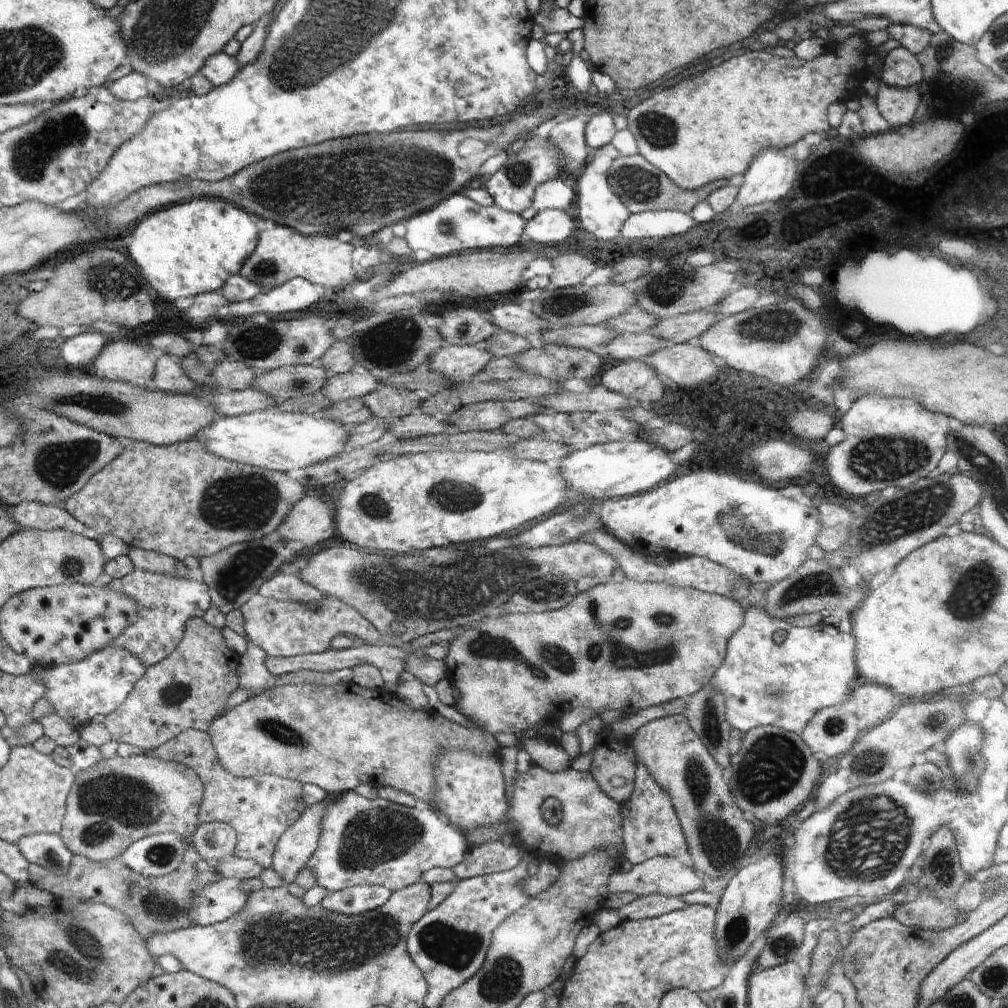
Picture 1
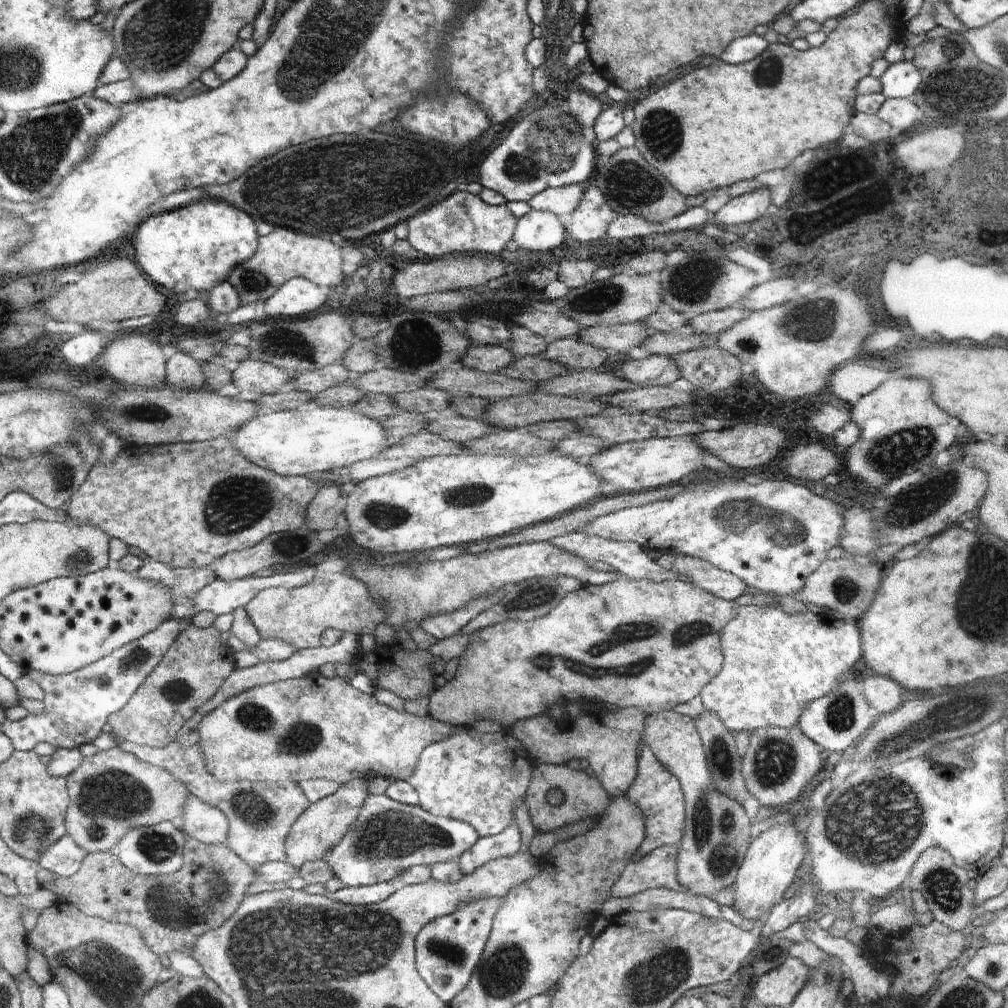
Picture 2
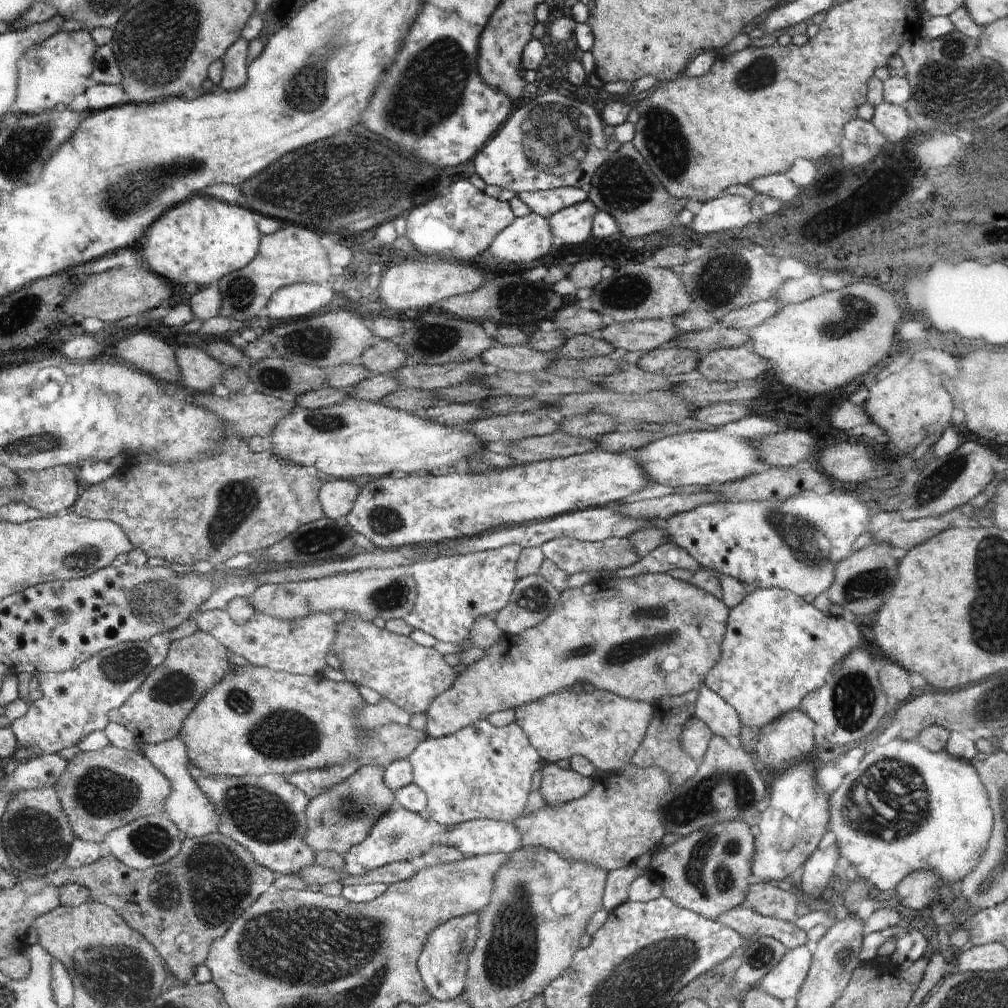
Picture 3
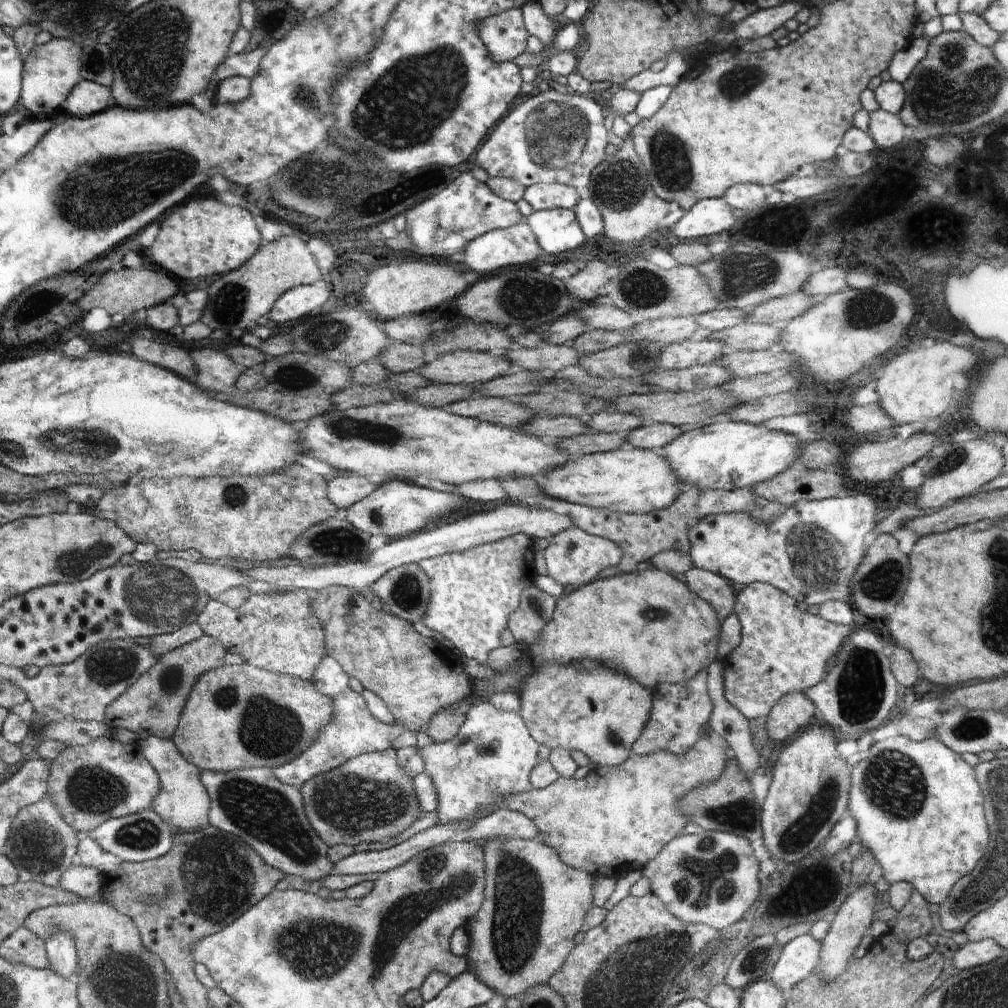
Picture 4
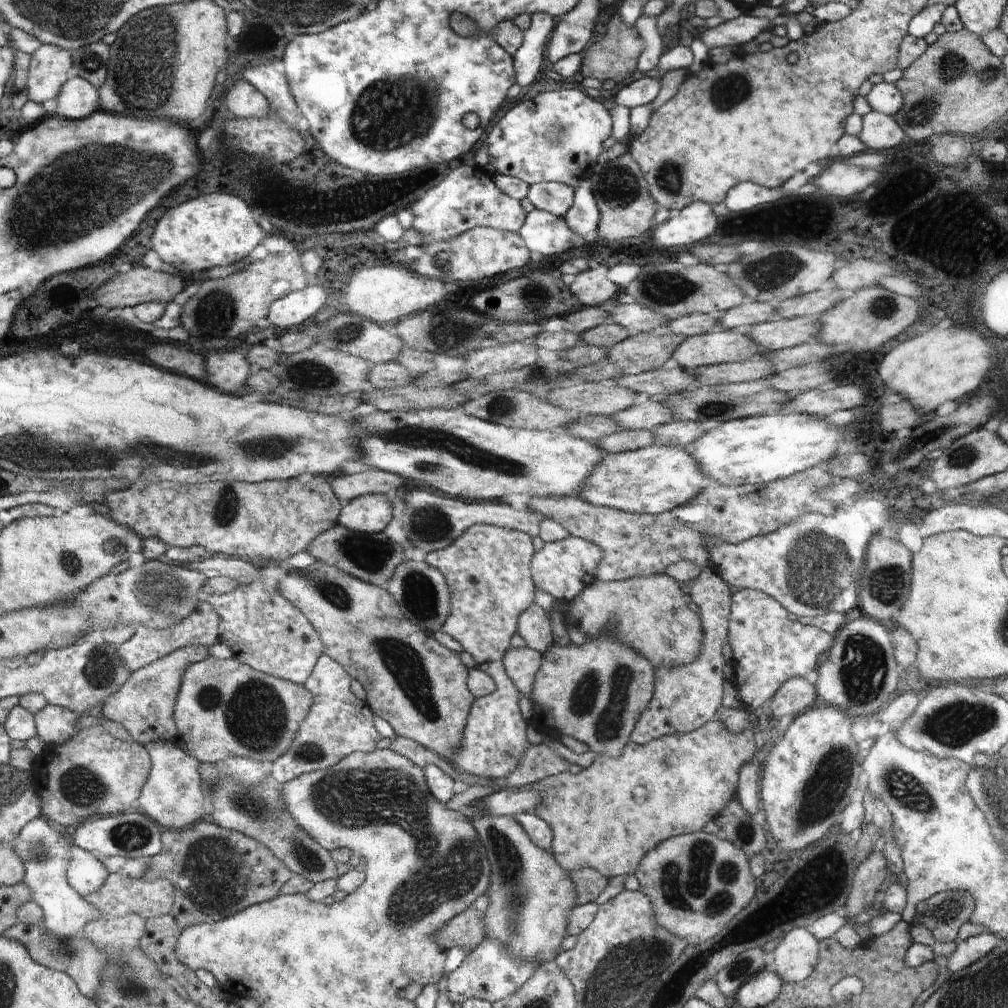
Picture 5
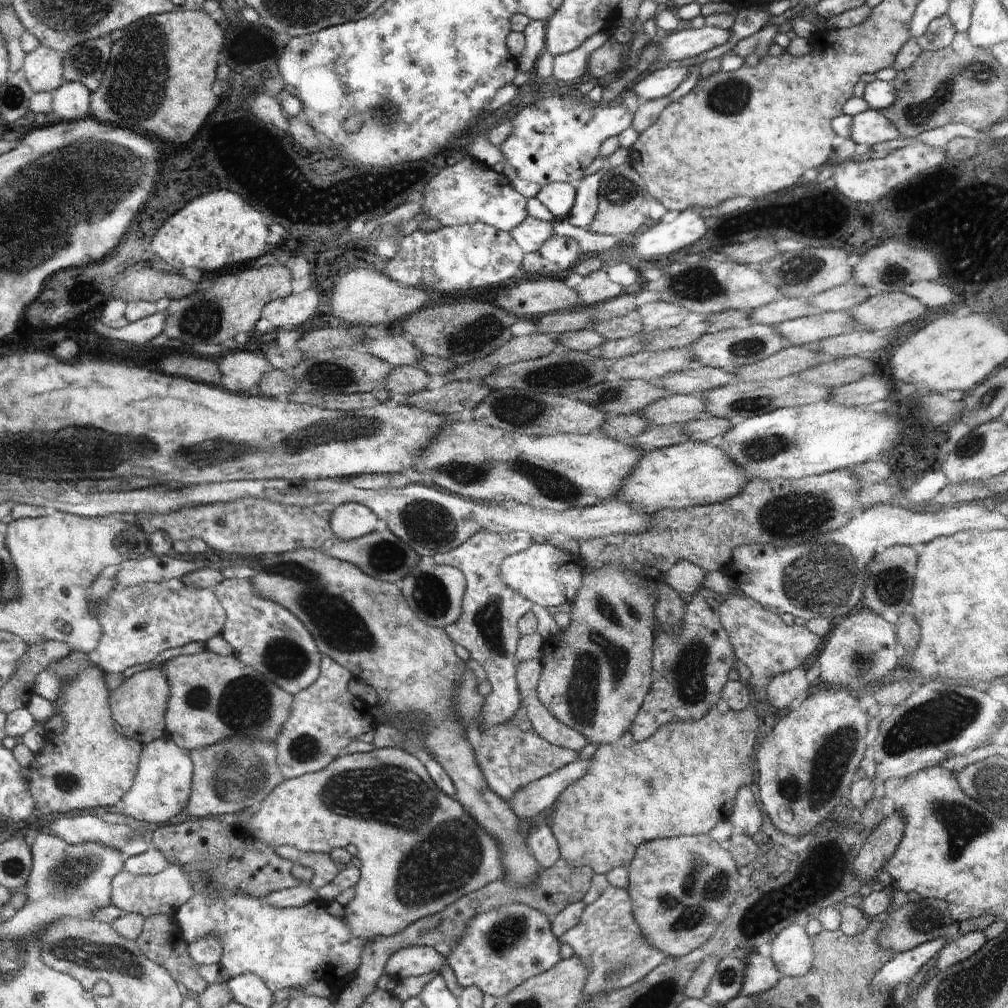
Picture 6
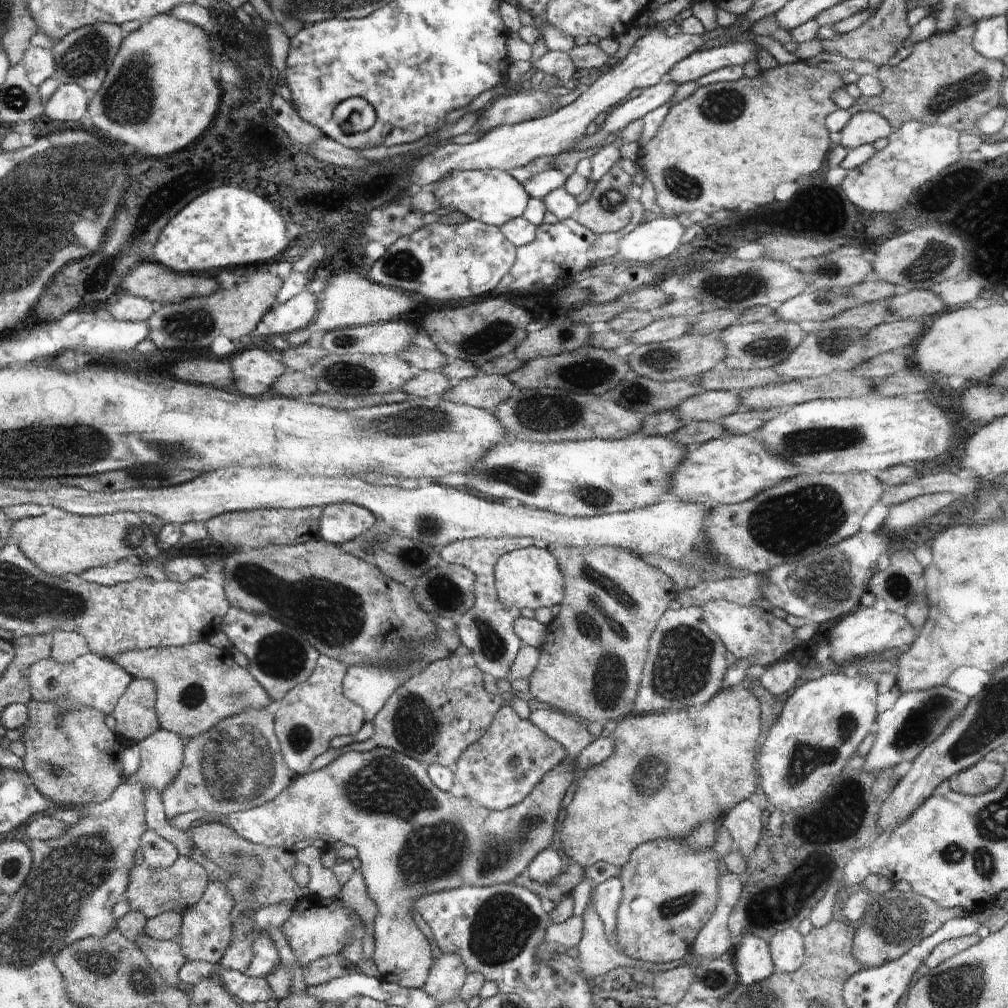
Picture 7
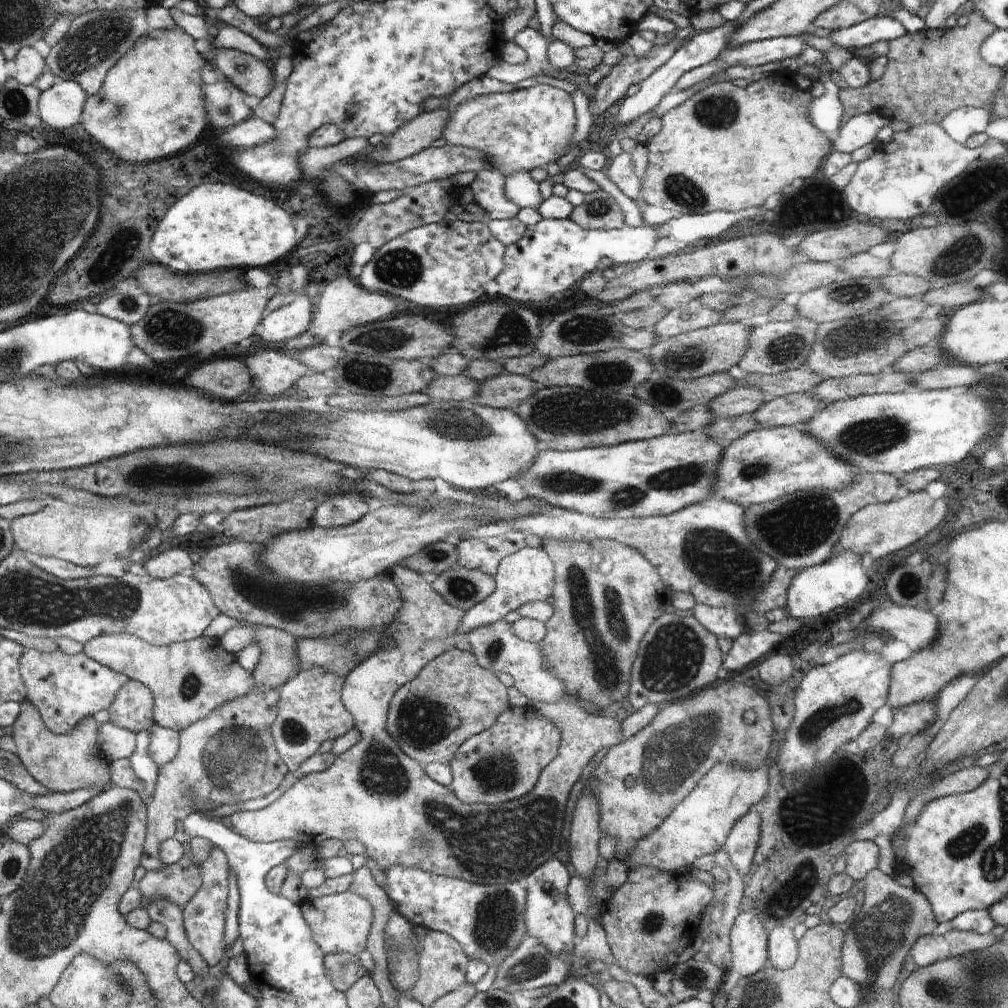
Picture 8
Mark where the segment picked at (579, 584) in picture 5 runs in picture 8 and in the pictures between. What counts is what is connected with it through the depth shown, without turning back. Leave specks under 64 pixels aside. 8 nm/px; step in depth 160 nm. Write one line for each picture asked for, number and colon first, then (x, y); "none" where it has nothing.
6: (548, 576)
7: (530, 577)
8: (528, 575)

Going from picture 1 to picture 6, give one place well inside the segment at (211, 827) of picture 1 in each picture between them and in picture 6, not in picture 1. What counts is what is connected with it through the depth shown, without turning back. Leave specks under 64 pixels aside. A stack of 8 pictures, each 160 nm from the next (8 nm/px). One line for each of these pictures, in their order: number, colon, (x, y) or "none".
2: (207, 824)
3: (187, 807)
4: (183, 804)
5: (174, 797)
6: (160, 793)

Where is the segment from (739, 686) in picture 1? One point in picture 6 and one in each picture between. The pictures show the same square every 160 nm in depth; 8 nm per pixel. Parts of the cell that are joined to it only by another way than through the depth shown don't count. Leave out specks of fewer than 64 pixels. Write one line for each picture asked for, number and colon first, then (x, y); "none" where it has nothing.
2: (774, 664)
3: (778, 648)
4: (783, 650)
5: (768, 647)
6: (766, 646)

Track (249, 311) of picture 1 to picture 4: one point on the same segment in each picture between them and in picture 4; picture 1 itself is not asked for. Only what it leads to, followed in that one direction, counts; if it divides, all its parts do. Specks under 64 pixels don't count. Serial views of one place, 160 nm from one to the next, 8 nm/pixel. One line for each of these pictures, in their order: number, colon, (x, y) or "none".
2: (299, 296)
3: (298, 300)
4: (302, 300)

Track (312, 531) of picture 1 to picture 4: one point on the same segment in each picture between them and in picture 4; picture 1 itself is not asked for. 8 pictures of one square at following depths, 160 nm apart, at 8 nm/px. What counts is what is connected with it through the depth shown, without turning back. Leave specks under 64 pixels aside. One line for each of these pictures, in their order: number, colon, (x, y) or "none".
2: (321, 513)
3: (338, 496)
4: (346, 490)

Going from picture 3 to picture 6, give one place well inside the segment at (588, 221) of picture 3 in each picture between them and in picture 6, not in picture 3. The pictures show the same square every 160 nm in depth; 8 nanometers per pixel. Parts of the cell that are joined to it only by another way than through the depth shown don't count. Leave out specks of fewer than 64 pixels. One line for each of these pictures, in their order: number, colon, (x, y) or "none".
4: (556, 231)
5: (545, 232)
6: (532, 233)

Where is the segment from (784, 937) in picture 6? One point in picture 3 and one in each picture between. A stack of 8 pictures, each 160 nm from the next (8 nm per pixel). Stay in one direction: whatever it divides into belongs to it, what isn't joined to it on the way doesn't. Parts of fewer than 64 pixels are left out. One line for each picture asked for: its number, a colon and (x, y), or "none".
3: (785, 981)
4: (800, 957)
5: (796, 956)

